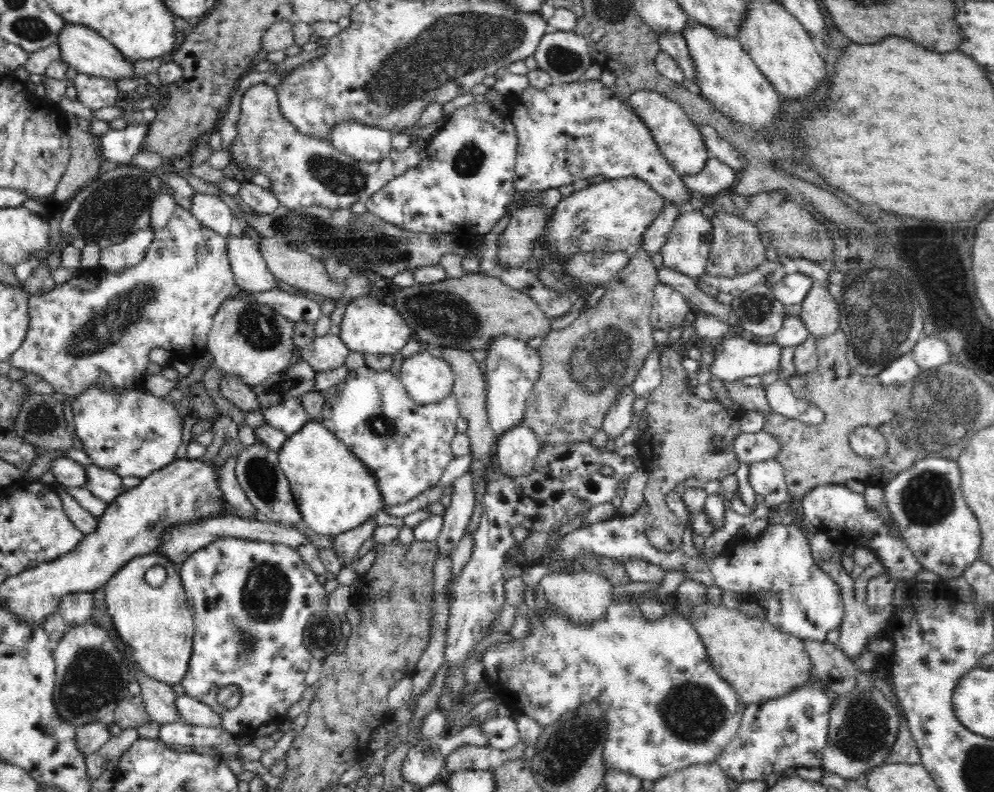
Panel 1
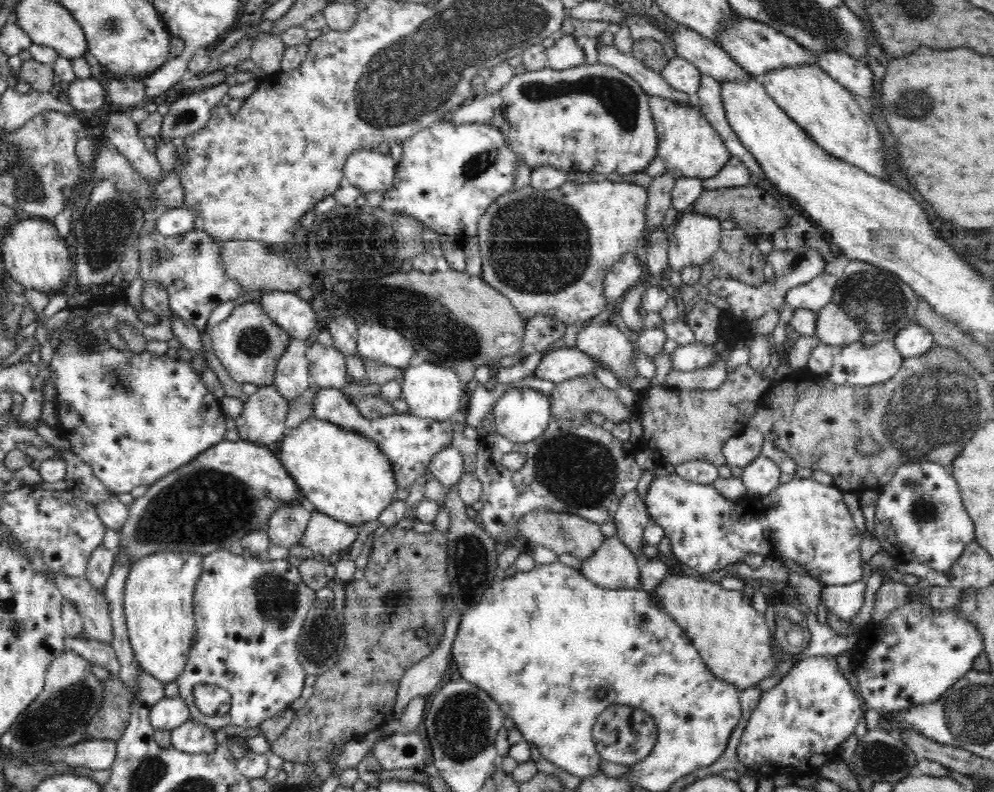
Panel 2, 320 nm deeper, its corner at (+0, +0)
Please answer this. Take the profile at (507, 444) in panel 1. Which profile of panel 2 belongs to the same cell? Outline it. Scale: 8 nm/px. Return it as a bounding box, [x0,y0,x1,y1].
[494,387,552,443]

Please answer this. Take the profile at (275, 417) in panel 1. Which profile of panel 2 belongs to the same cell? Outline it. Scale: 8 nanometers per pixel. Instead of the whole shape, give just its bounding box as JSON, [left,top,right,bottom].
[273,339,311,402]

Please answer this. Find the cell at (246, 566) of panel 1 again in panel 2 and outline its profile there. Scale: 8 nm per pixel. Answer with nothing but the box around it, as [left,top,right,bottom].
[176,549,317,731]

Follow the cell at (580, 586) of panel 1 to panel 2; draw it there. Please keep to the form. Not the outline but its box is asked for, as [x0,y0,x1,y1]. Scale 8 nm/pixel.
[578,534,640,589]

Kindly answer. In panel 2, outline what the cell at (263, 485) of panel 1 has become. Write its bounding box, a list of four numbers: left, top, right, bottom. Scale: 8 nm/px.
[267,494,316,548]

